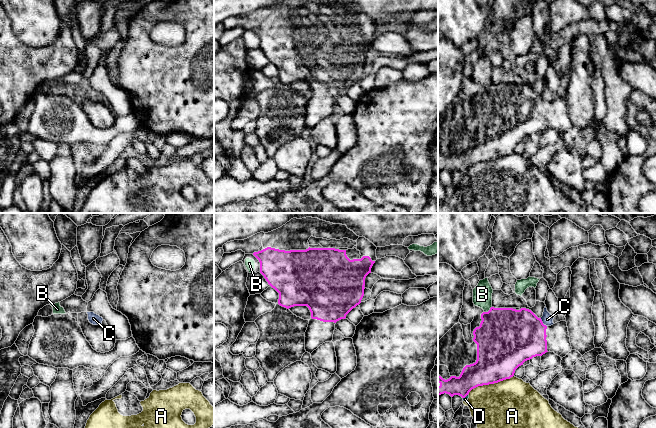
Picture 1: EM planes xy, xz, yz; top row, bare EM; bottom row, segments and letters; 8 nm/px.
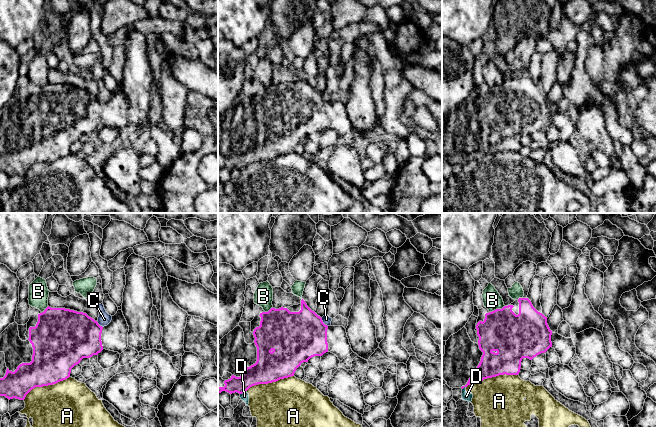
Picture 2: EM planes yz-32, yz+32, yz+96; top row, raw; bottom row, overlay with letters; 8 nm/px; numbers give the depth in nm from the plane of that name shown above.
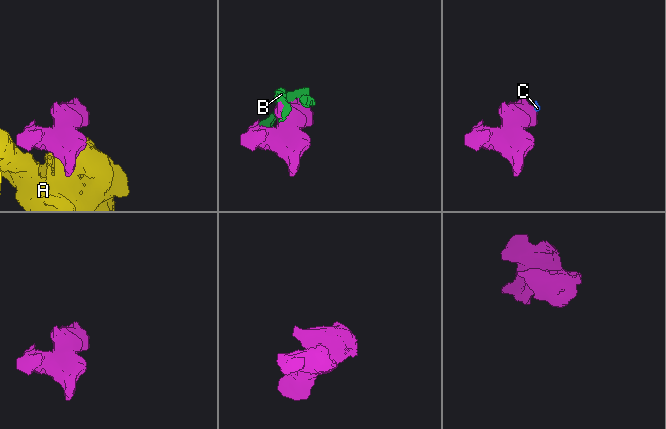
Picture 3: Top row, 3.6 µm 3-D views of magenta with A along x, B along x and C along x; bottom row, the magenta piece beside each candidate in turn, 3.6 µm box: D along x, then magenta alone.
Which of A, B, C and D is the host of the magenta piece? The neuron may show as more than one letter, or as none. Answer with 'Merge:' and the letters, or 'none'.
Merge: none

